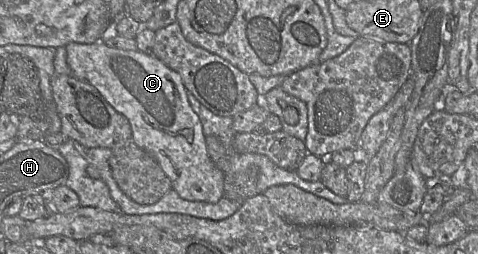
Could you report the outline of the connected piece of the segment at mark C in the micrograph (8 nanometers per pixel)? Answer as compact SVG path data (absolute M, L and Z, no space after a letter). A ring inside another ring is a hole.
M103 41L91 44L77 42L66 46L67 64L72 75L94 86L105 100L130 122L132 141L150 153L172 182L172 188L189 201L218 202L224 195L224 173L211 160L206 137L199 116L188 99L188 91L181 76L153 54L137 50L122 50L109 47Z

